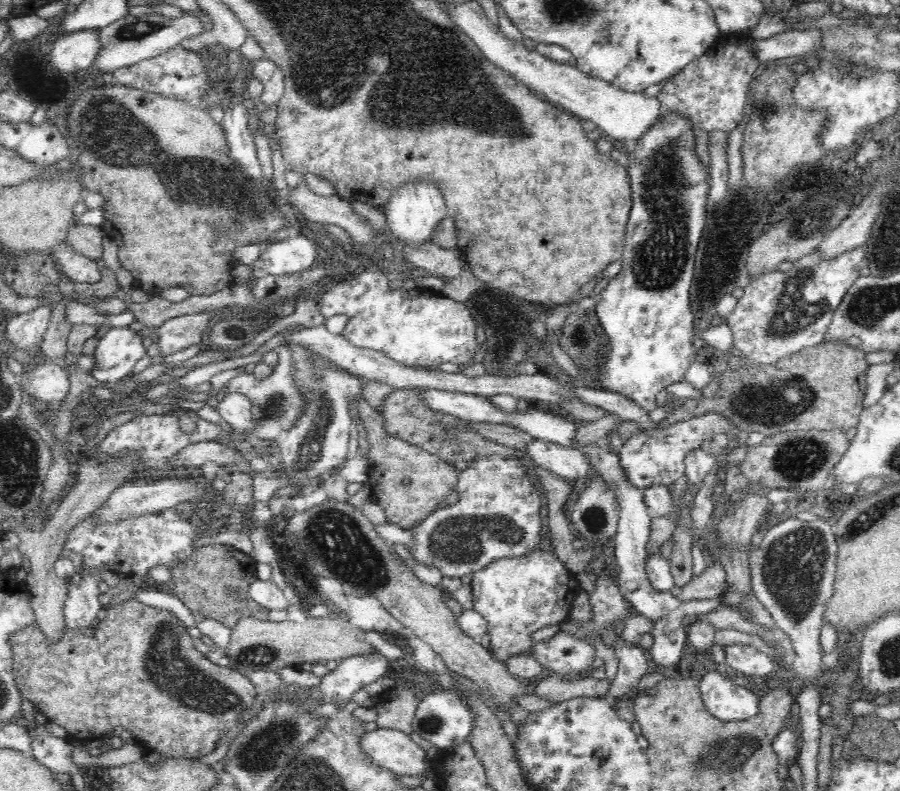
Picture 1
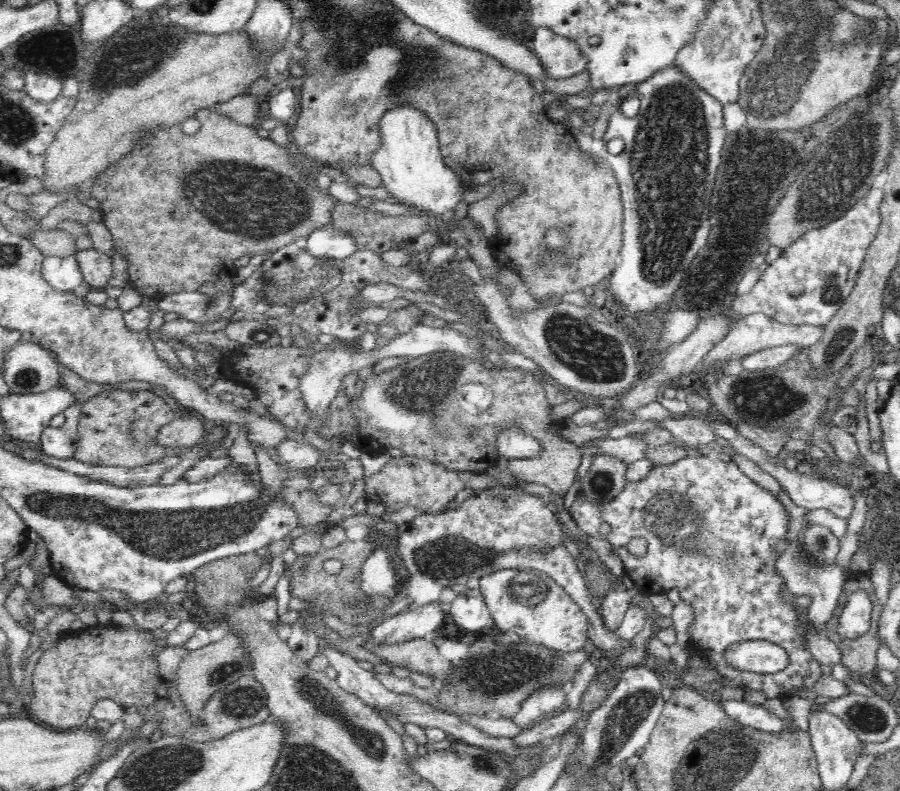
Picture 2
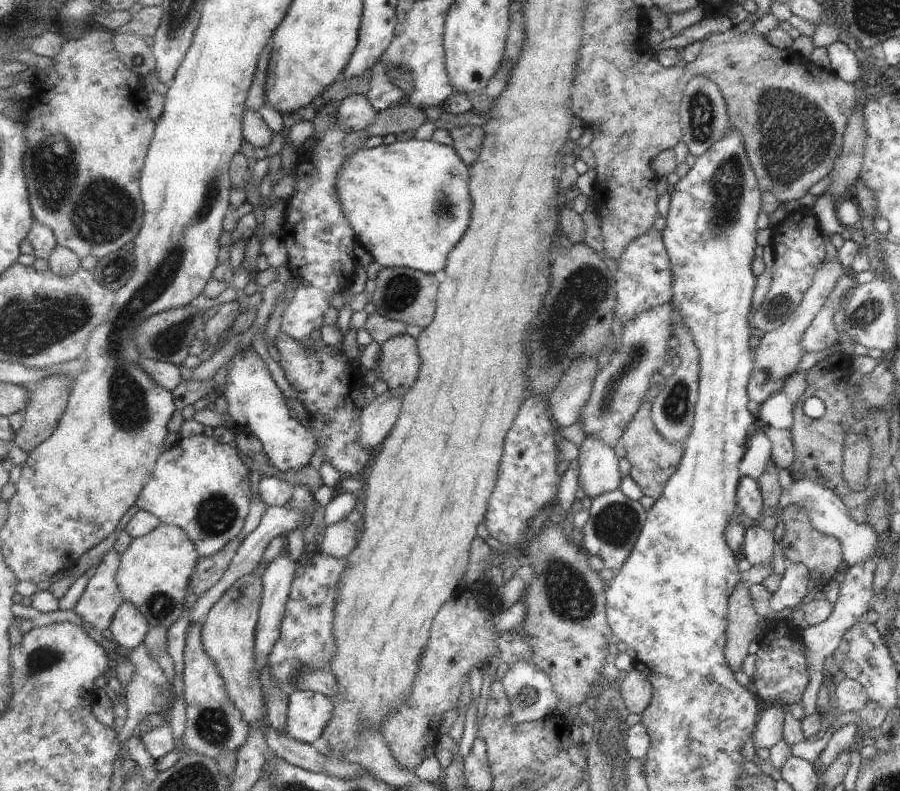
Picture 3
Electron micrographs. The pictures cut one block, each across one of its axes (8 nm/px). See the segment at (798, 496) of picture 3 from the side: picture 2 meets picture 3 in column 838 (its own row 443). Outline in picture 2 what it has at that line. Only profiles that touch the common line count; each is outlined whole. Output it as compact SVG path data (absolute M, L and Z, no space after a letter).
M506 430L498 438L498 453L509 460L534 458L542 450L542 443L522 430Z

